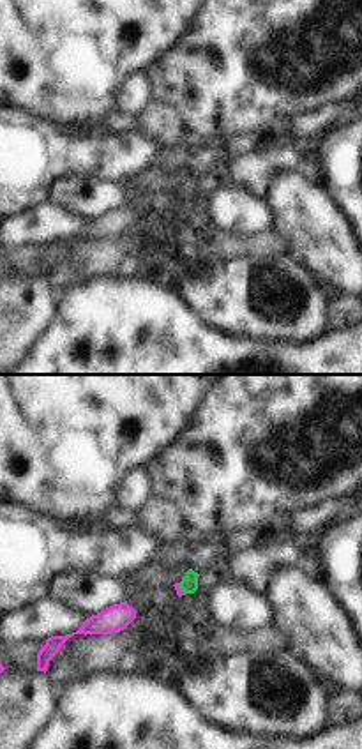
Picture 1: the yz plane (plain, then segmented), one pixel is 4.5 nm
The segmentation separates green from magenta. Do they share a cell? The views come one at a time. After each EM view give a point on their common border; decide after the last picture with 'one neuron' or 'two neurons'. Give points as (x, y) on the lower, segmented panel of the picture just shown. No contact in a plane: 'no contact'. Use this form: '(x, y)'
(180, 587)

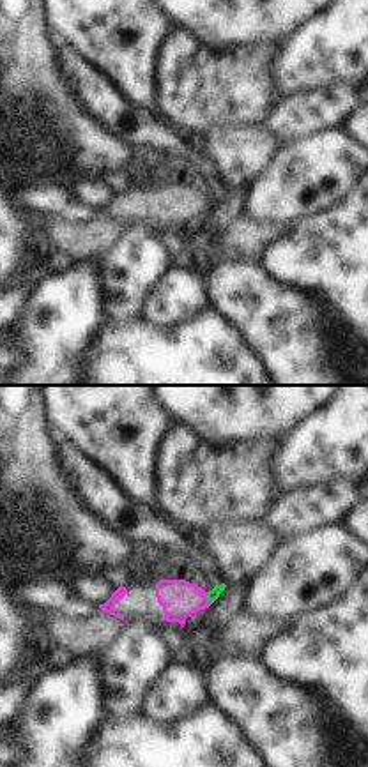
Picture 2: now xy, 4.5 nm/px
(207, 598)

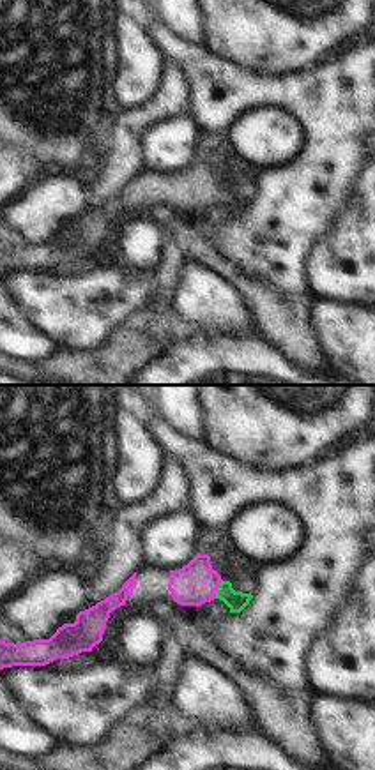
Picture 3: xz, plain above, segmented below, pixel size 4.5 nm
(218, 588)

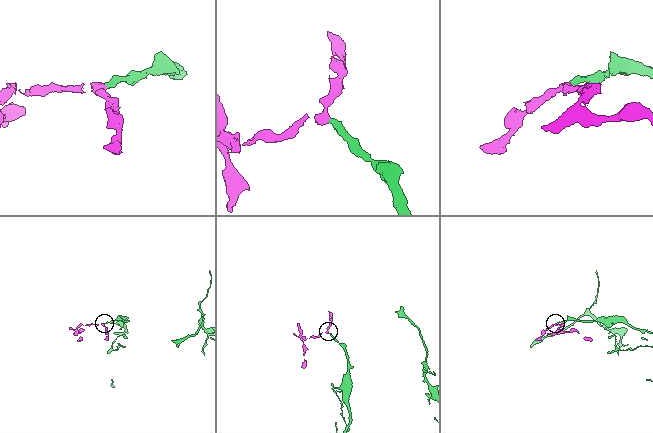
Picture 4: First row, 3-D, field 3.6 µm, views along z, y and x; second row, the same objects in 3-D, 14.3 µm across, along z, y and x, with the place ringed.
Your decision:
one neuron

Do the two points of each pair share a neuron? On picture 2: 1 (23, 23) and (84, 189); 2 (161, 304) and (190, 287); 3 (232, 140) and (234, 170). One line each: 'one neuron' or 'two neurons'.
1: two neurons
2: one neuron
3: one neuron

